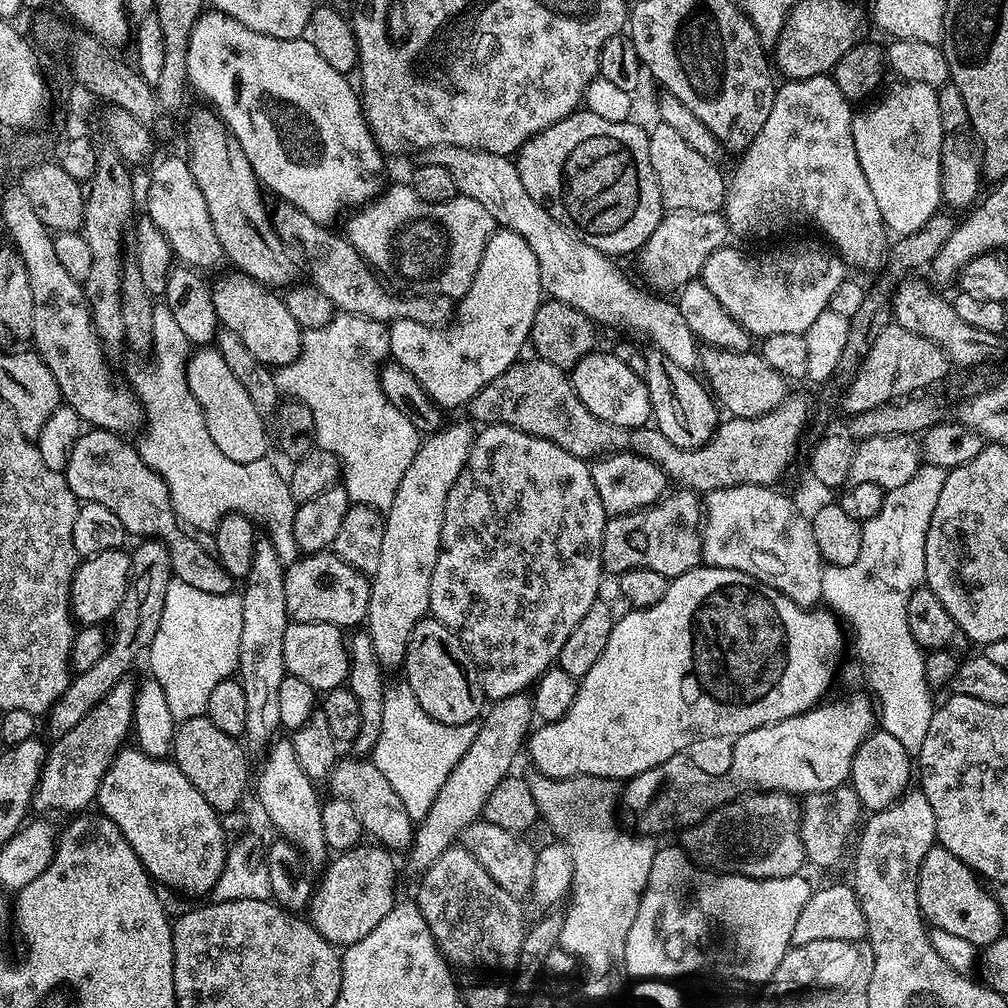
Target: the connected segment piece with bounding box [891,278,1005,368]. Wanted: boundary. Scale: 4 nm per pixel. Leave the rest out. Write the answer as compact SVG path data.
M914 279L899 281L891 295L892 318L895 323L919 337L930 338L930 342L937 344L955 367L957 364L960 368L972 368L975 364L984 364L999 354L1000 347L1004 344L1003 335L986 334L986 330L977 330L962 322L962 318L954 314L951 299L943 300L926 283Z

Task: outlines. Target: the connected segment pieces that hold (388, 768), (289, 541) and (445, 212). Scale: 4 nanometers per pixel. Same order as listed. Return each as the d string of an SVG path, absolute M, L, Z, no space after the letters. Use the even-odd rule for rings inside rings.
M389 683L385 687L382 730L378 734L378 742L372 747L370 759L372 763L378 766L378 770L382 770L386 782L390 782L390 786L394 786L403 808L410 814L413 822L419 822L427 816L430 806L434 804L434 800L436 800L438 792L450 776L450 772L466 754L466 750L469 750L471 743L474 742L475 735L478 734L480 725L476 722L471 724L443 724L434 718L430 718L430 714L426 714L426 710L422 710L422 706L418 706L418 698L414 698L414 690L410 690L408 683L399 683Z
M164 302L157 303L152 310L151 352L152 365L132 368L127 376L132 391L144 408L144 427L138 451L168 487L177 520L189 529L211 533L223 516L240 512L249 516L263 531L264 528L268 531L265 532L266 538L273 544L284 566L299 560L302 553L298 542L294 542L294 514L298 505L290 494L287 479L276 473L271 459L245 464L230 462L230 458L218 450L214 438L210 438L210 430L206 430L202 406L198 406L198 398L194 398L188 385L188 339Z
M411 183L396 184L393 188L385 187L376 199L368 201L359 210L353 211L348 220L346 239L358 250L358 254L368 263L369 268L375 270L381 277L398 274L408 280L422 282L441 276L444 281L438 288L439 295L449 298L465 296L470 290L470 282L474 282L474 274L484 257L488 239L497 231L498 225L486 212L470 197L456 195L453 200L427 204L412 189Z

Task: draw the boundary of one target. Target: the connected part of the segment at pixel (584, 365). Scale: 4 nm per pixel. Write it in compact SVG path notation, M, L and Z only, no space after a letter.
M612 350L600 351L587 352L570 369L570 379L578 398L582 398L582 406L586 406L590 414L598 414L602 422L610 422L619 428L645 427L652 420L652 403L644 377L630 370Z

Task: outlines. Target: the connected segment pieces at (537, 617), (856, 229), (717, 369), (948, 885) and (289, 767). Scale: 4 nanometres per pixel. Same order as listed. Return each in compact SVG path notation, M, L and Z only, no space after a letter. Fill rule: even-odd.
M489 424L475 433L475 440L472 449L469 450L464 469L458 474L457 481L451 486L449 497L446 498L440 552L434 563L433 577L430 578L428 611L431 619L442 622L442 626L449 628L462 642L462 646L474 662L476 673L480 675L480 685L489 701L510 698L531 689L540 675L559 661L566 638L570 638L574 626L578 626L578 621L584 617L586 610L590 610L590 606L594 606L594 602L601 595L600 576L602 577L604 572L602 542L604 525L609 519L602 506L602 498L598 498L598 490L594 490L594 478L589 461L579 460L577 456L562 450L562 446L546 438L531 436L505 424Z
M825 74L814 78L806 78L805 80L784 80L777 87L774 94L774 106L770 106L770 118L766 118L762 130L758 130L754 142L750 142L750 146L744 149L739 157L739 160L741 160L740 165L736 168L736 173L730 176L727 181L722 215L728 222L729 233L733 237L753 236L756 240L764 240L767 236L776 236L779 232L786 231L791 224L813 224L829 240L827 243L835 249L844 260L845 265L852 267L853 264L856 268L872 268L876 263L879 265L886 256L886 242L884 244L886 229L882 218L882 210L878 210L878 201L874 199L874 194L870 190L870 182L866 182L866 174L862 174L862 166L858 162L858 150L854 150L853 115L853 105L844 97L842 90L838 90L835 79L831 75Z
M705 347L699 353L699 371L704 371L703 379L710 389L717 405L724 408L729 417L758 418L774 410L789 395L790 384L770 362L766 362L759 351L731 352L721 348Z
M934 846L922 858L916 879L920 914L932 928L941 928L977 946L990 945L1005 931L1004 916L999 902L983 886L976 873L954 858L950 850Z
M284 738L284 740L279 740L277 739L267 749L269 752L265 754L264 761L260 764L260 773L257 776L255 773L254 792L256 788L256 800L264 807L264 812L268 815L269 822L280 831L277 833L283 839L291 841L294 847L299 849L309 865L315 866L315 864L320 863L320 865L323 865L329 859L330 849L326 838L322 838L322 810L320 809L322 796L316 793L317 785L302 770L302 766L298 766L298 754L294 754L294 746L291 739Z

